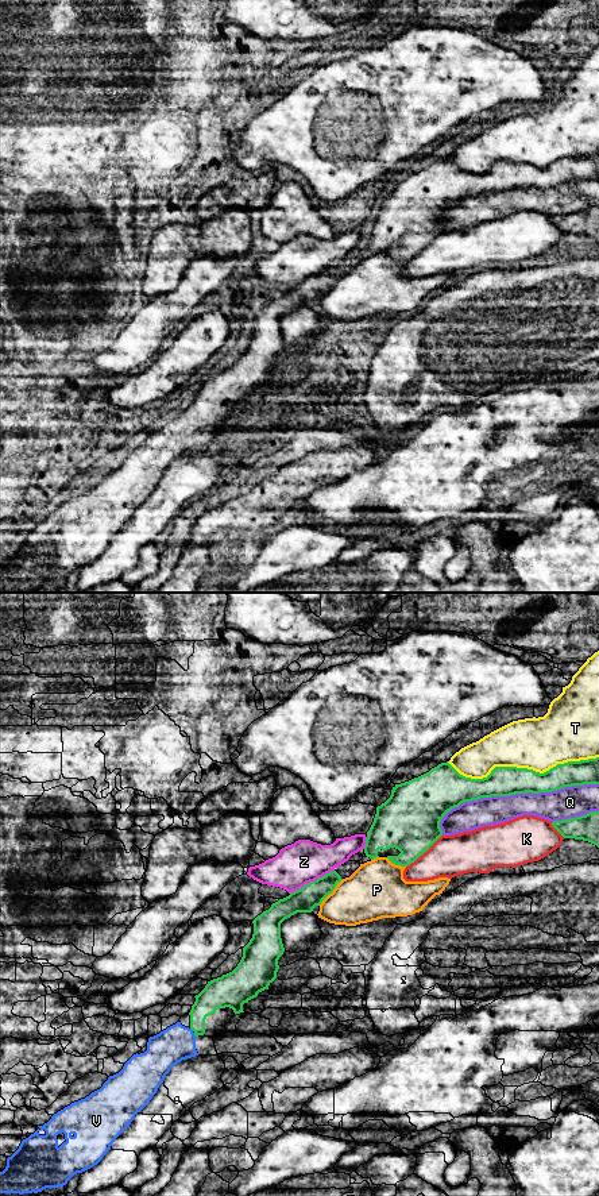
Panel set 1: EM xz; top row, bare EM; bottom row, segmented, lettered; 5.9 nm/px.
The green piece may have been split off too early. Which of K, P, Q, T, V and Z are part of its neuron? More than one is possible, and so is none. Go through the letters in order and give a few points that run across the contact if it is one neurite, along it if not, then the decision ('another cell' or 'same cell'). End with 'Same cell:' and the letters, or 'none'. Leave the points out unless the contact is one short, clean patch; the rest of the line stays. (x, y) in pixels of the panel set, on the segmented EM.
K: another cell
P: another cell
Q: another cell
T: another cell
V: xz (212, 996), (197, 1015), (194, 1034), (177, 1042) | same cell
Z: another cell
Same cell: V

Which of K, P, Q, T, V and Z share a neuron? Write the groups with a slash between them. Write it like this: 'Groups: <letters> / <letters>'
Groups: K / P / Q / T / V / Z

